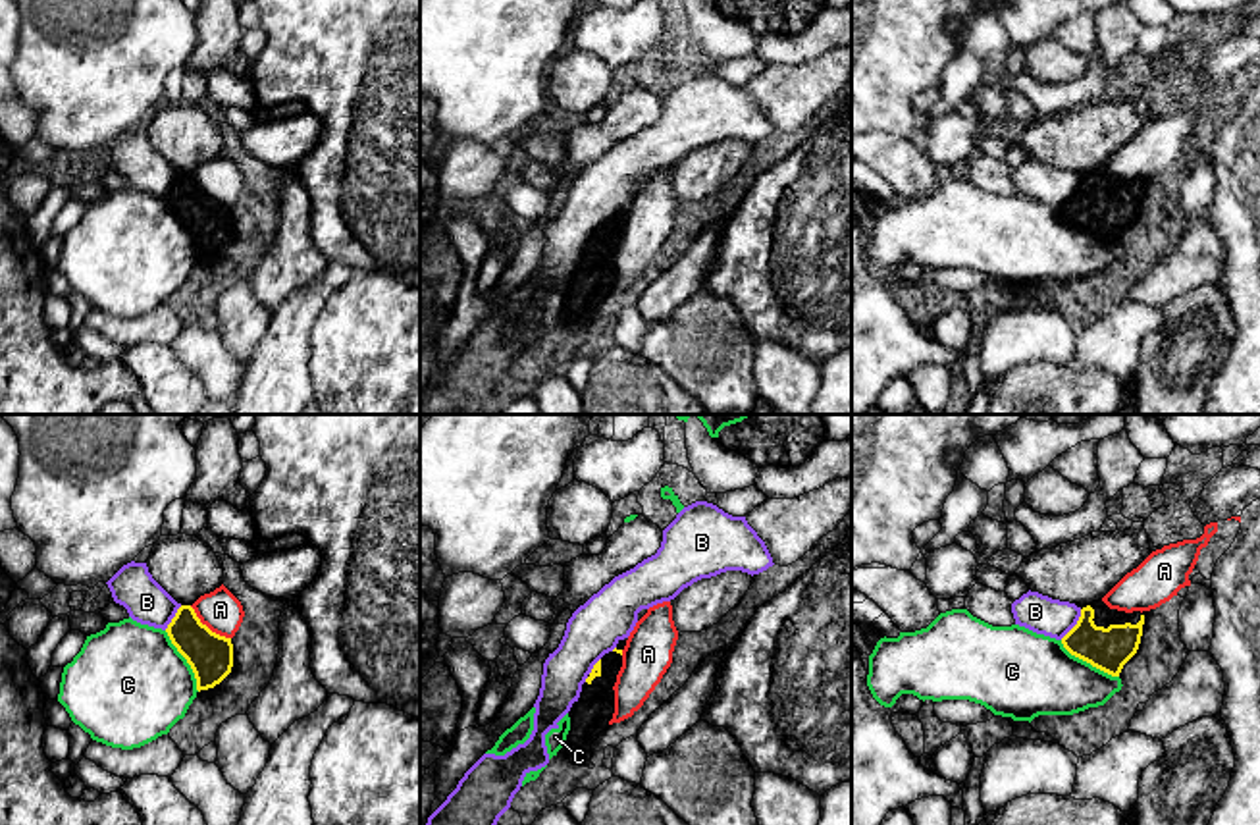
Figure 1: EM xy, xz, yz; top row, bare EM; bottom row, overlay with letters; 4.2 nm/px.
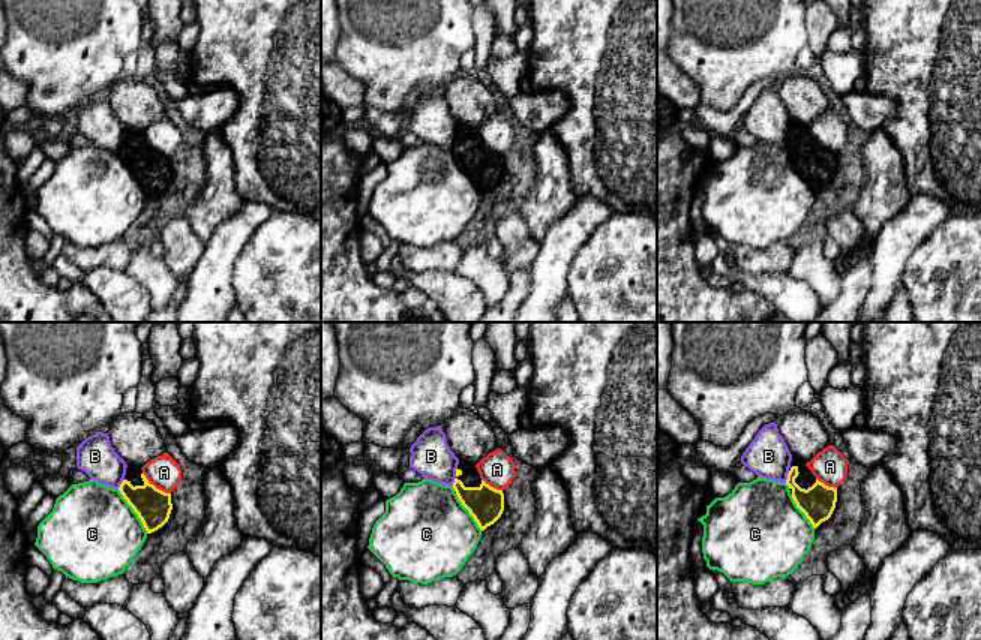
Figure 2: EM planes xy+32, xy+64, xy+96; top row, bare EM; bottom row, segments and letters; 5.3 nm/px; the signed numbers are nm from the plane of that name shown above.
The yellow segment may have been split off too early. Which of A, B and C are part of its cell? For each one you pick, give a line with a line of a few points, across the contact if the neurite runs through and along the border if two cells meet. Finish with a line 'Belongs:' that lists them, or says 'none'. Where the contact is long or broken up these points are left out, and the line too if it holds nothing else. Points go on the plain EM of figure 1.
Belongs: none

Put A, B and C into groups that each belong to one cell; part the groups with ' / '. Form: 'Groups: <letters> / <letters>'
Groups: A / B / C

